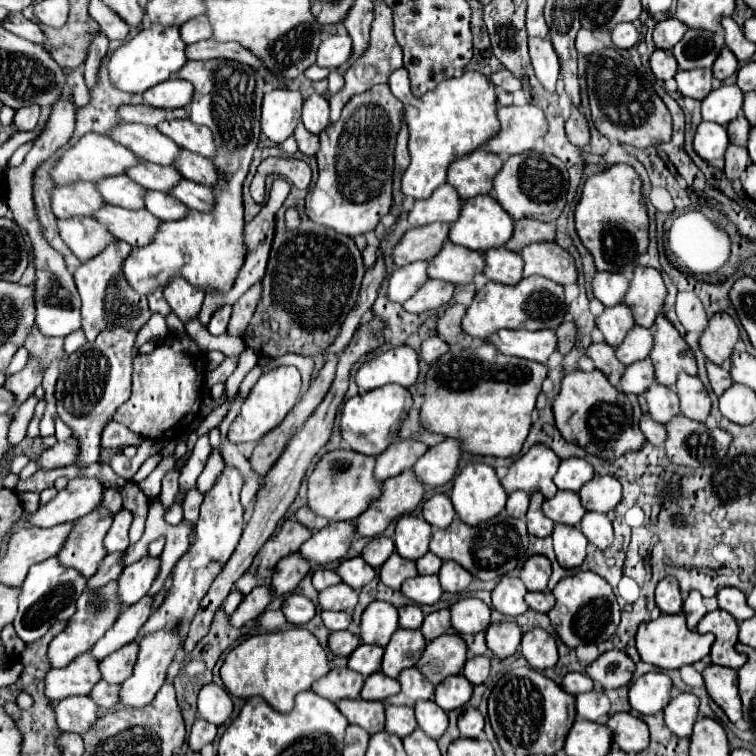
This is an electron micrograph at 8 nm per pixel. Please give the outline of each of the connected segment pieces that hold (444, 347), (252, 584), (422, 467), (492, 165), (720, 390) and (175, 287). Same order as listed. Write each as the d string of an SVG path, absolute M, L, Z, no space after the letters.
M432 336L432 338L426 338L424 342L422 342L422 358L428 362L428 364L432 364L434 360L438 360L442 354L446 354L448 352L448 344L442 340L442 338L438 338L438 336Z
M288 518L280 532L276 536L272 536L254 556L252 566L248 568L248 572L244 572L240 576L240 580L236 582L236 590L240 590L242 594L252 592L256 586L264 586L272 582L272 572L276 568L276 564L292 554L298 552L300 546L312 536L312 530L306 528L304 524L300 524L294 518Z
M446 438L444 442L428 448L428 452L412 468L426 486L444 486L456 474L462 458L462 442Z
M478 148L472 154L450 164L448 184L452 184L458 190L462 200L468 200L478 194L490 194L492 180L500 172L500 168L500 156Z
M706 362L706 370L708 370L708 378L710 378L710 384L712 384L712 390L718 396L724 394L734 384L726 366L716 366L714 362Z
M176 278L164 290L164 298L170 304L172 312L186 324L188 320L198 316L202 300L204 300L204 292L198 290L198 288L192 288L186 280Z

